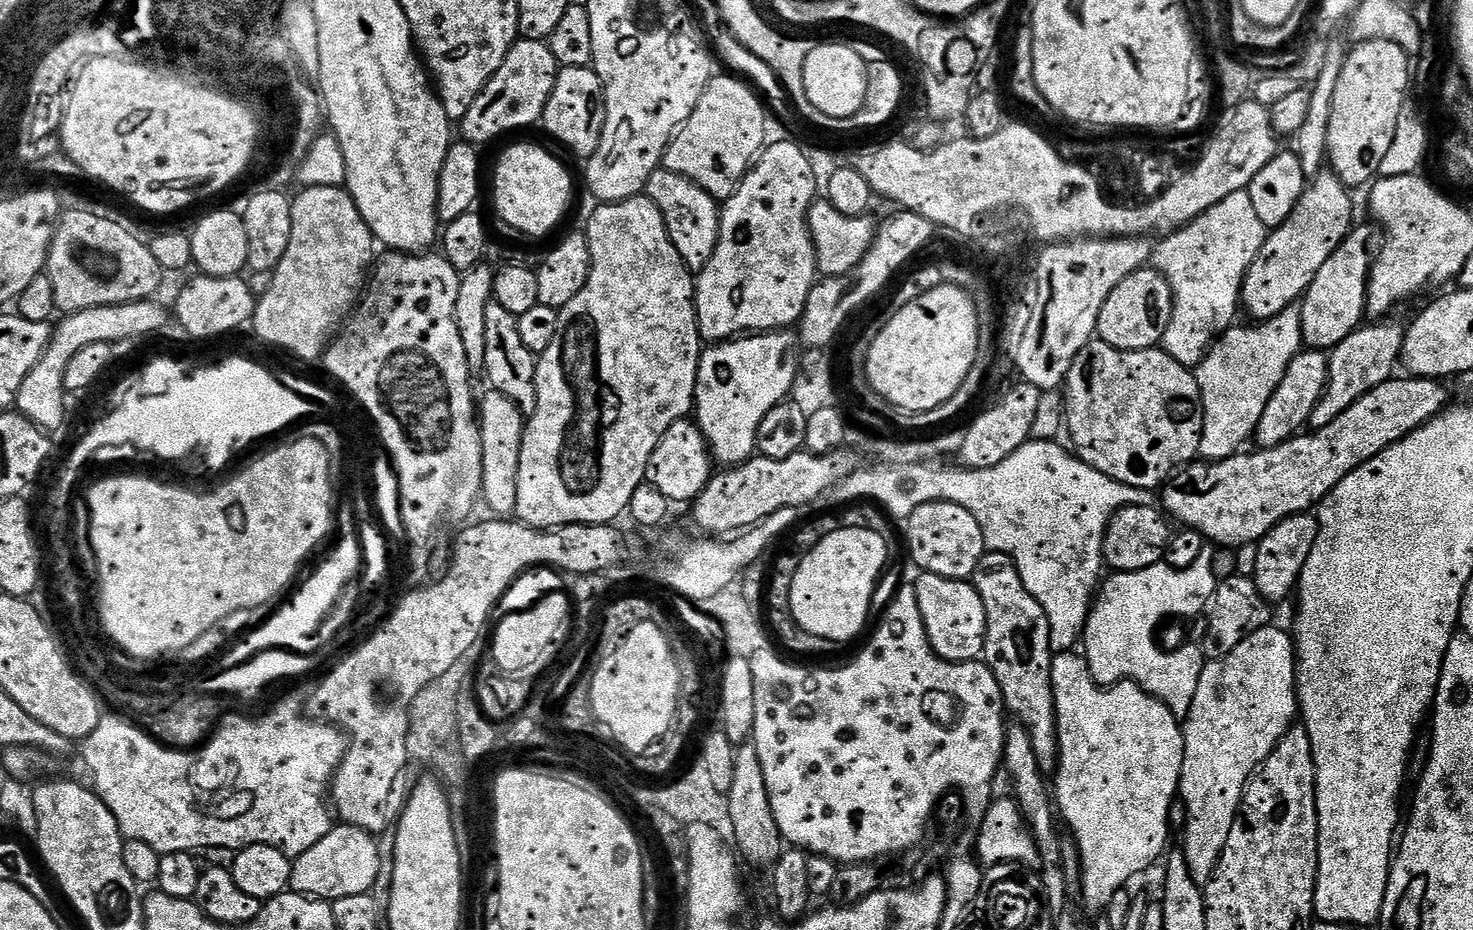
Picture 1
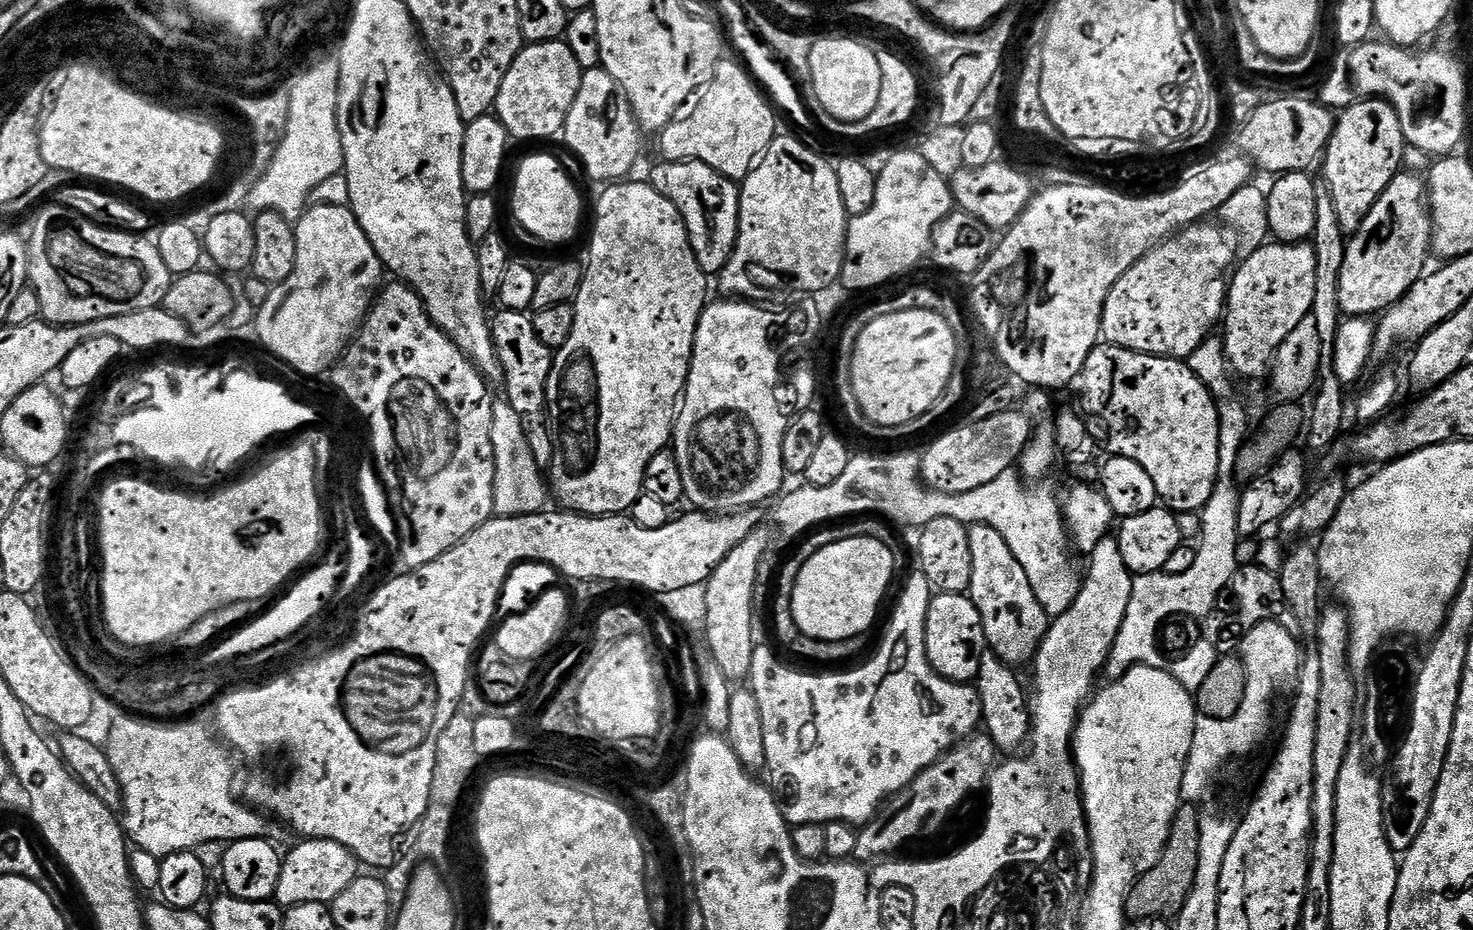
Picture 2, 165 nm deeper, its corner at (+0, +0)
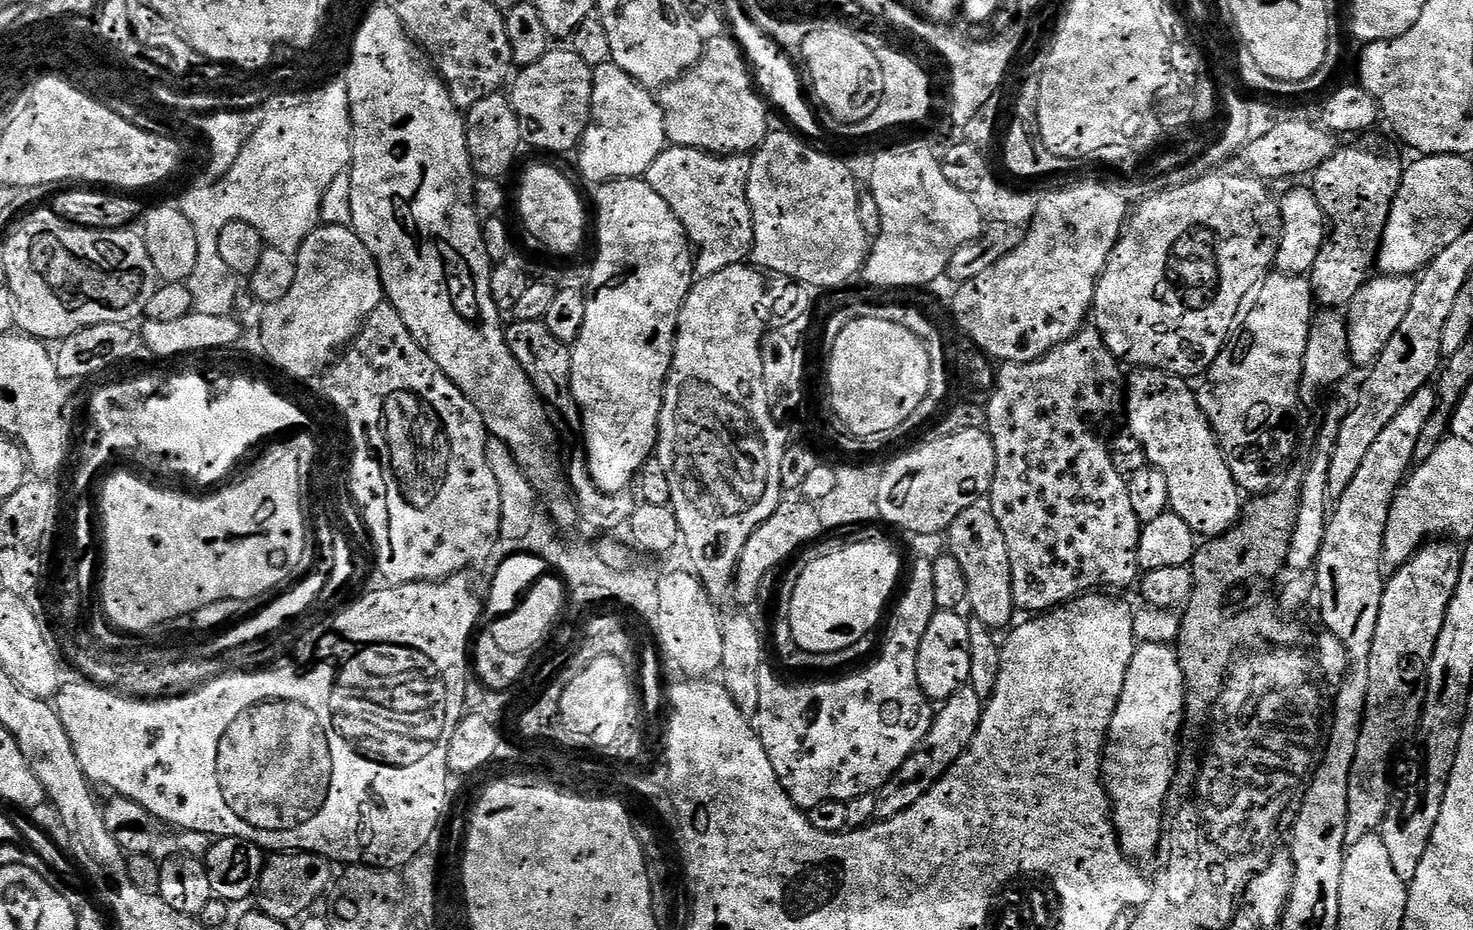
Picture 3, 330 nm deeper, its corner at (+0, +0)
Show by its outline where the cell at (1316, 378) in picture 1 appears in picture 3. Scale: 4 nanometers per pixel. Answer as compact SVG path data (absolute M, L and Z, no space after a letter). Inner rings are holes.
M1376 274L1364 283L1360 293L1347 305L1348 349L1352 353L1353 363L1357 369L1371 369L1382 350L1386 350L1390 338L1394 338L1398 326L1402 326L1402 318L1406 318L1414 302L1416 283L1412 276Z

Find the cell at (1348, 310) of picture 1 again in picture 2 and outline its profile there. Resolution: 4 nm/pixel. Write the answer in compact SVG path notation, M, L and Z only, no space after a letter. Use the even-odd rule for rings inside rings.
M1407 170L1401 171L1386 190L1374 202L1370 214L1362 222L1356 232L1351 233L1350 239L1345 243L1345 258L1342 260L1341 274L1338 278L1337 302L1341 313L1345 317L1366 316L1375 317L1397 304L1406 293L1425 275L1424 263L1430 257L1432 246L1432 213L1430 211L1430 192L1416 176L1411 176Z

